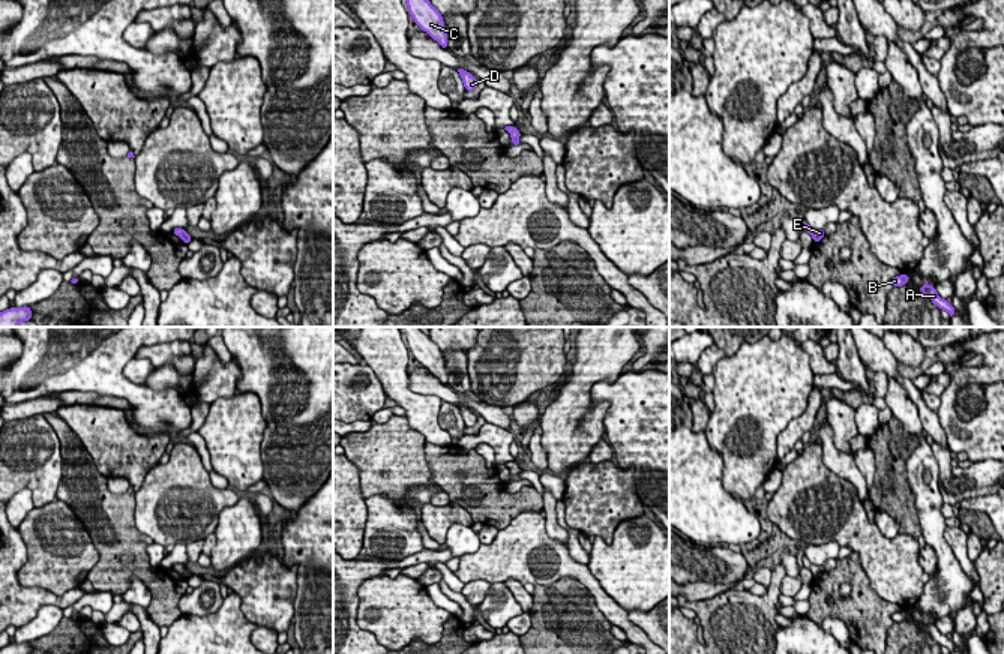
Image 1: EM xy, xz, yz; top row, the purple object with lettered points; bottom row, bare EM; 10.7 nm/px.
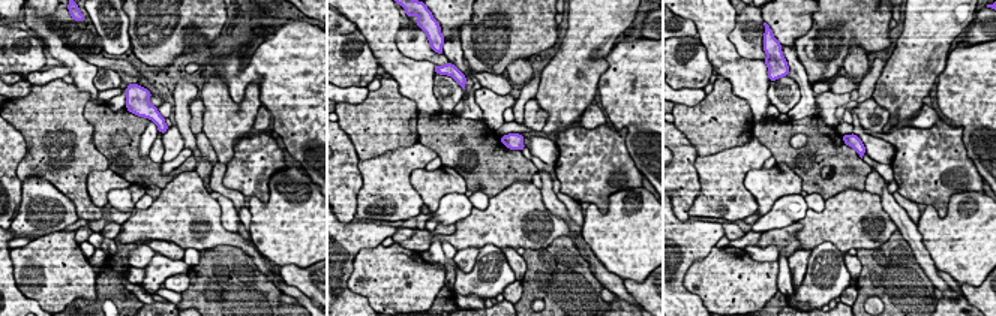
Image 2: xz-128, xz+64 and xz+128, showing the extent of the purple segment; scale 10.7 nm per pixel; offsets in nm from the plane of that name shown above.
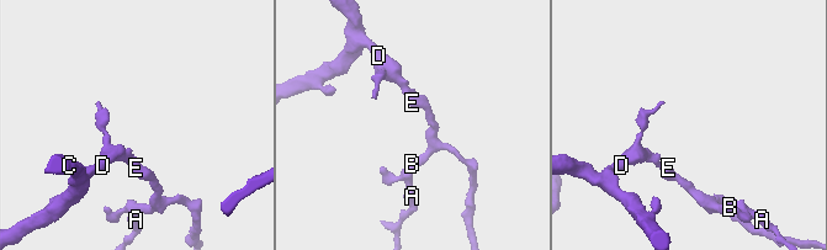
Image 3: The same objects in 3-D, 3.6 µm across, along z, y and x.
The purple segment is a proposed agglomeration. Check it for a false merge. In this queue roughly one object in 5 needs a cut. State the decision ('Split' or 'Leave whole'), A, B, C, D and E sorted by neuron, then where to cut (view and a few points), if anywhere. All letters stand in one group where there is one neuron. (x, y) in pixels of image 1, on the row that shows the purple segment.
Leave whole. Groups: A B C D E. No split

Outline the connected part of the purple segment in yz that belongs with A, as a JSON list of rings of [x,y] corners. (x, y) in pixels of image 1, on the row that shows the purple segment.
[[[923,285],[918,286],[920,292],[932,300],[933,304],[936,304],[941,310],[947,310],[951,315],[954,315],[956,309],[953,308],[951,303],[947,300],[941,298],[935,290],[933,285]]]

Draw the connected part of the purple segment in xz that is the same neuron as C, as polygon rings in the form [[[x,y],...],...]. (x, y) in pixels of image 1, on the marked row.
[[[407,0],[408,14],[441,48],[447,50],[447,33],[441,14],[429,0]]]

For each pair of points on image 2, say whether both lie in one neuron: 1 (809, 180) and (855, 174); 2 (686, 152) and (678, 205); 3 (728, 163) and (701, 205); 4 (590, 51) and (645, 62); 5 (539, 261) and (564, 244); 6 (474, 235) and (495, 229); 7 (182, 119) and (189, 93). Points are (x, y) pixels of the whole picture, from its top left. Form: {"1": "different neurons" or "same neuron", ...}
{"1": "same neuron", "2": "same neuron", "3": "same neuron", "4": "different neurons", "5": "same neuron", "6": "same neuron", "7": "same neuron"}

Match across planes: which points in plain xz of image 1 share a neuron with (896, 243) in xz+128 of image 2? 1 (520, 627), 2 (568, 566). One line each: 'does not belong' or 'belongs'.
1: does not belong
2: does not belong

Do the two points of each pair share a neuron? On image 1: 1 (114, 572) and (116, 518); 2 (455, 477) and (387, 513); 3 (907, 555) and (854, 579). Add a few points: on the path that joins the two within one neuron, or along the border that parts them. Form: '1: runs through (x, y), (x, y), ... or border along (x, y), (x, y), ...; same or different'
1: runs through (114, 558), (114, 531); same
2: border along (435, 483), (443, 491); different
3: border along (853, 551), (869, 585), (889, 602); different

